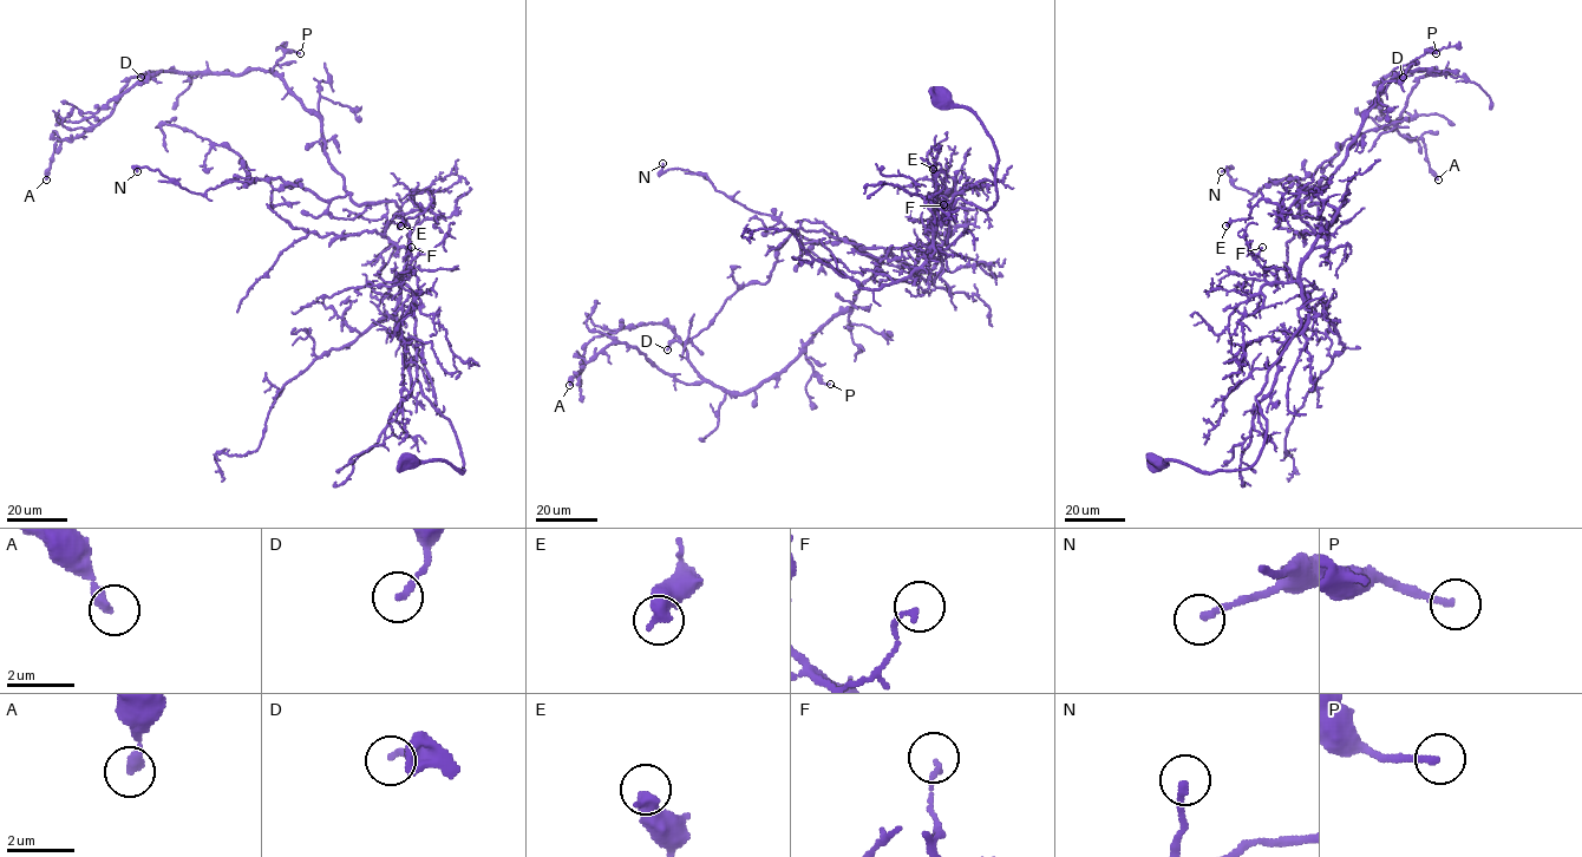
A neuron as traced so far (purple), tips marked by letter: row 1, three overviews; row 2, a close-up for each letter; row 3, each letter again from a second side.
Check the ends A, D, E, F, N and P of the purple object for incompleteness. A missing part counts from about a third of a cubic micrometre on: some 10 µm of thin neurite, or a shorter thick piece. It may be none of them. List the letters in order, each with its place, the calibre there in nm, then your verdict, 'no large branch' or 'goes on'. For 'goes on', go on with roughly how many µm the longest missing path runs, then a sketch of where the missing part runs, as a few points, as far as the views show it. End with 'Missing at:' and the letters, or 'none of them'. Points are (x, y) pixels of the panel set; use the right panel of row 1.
A: at (1438, 180); 320 nm thick; goes on; about 10 µm are missing; missing branch runs (1438, 180), (1446, 202)
D: at (1403, 77); 200 nm thick; no large branch
E: at (1226, 226); 480 nm thick; no large branch
F: at (1262, 247); 130 nm thick; no large branch
N: at (1221, 171); 200 nm thick; no large branch
P: at (1436, 53); 200 nm thick; goes on; about 20 µm are missing; missing branch runs (1436, 53), (1443, 57), (1432, 67), (1435, 69)
Missing at: A, P

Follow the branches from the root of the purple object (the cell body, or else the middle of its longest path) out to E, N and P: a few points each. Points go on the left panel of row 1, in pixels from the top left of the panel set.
E: (410, 462), (464, 471), (418, 381), (416, 316), (400, 302), (407, 250), (384, 235), (432, 201), (400, 226)
N: (410, 462), (464, 471), (417, 379), (398, 205), (324, 201), (280, 177), (195, 194), (137, 171)
P: (410, 462), (464, 471), (417, 379), (409, 228), (393, 201), (345, 189), (320, 119), (272, 71), (300, 53)

